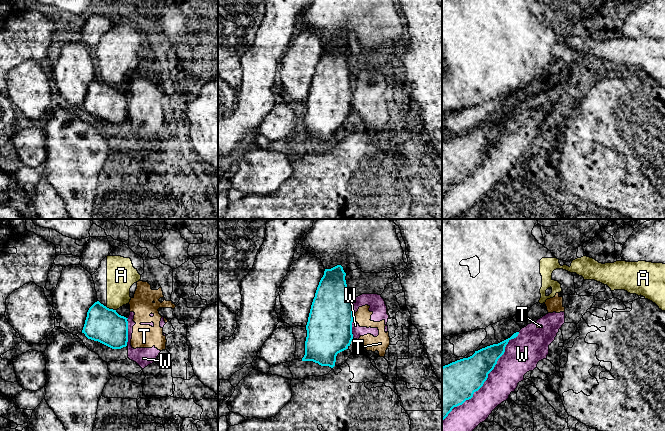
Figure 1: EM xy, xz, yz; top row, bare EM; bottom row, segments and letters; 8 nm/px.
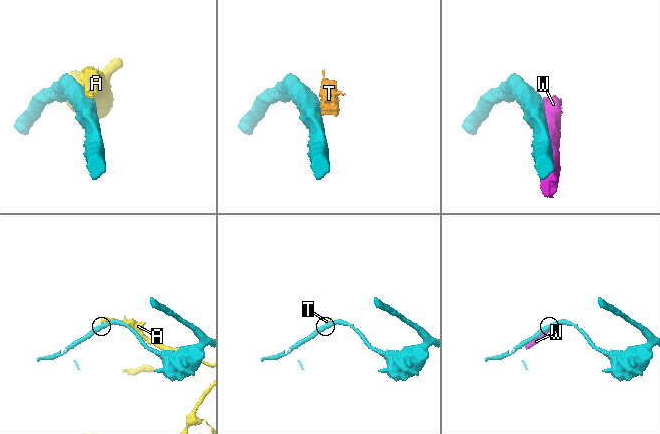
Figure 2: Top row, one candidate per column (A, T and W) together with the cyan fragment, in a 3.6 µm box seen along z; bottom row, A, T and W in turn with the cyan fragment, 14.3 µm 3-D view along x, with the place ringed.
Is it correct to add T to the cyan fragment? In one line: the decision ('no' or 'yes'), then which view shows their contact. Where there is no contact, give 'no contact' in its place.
no; contact in xz

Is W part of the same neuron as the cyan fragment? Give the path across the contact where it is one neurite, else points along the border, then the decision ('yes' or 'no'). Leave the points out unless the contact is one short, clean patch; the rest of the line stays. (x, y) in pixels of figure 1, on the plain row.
no

